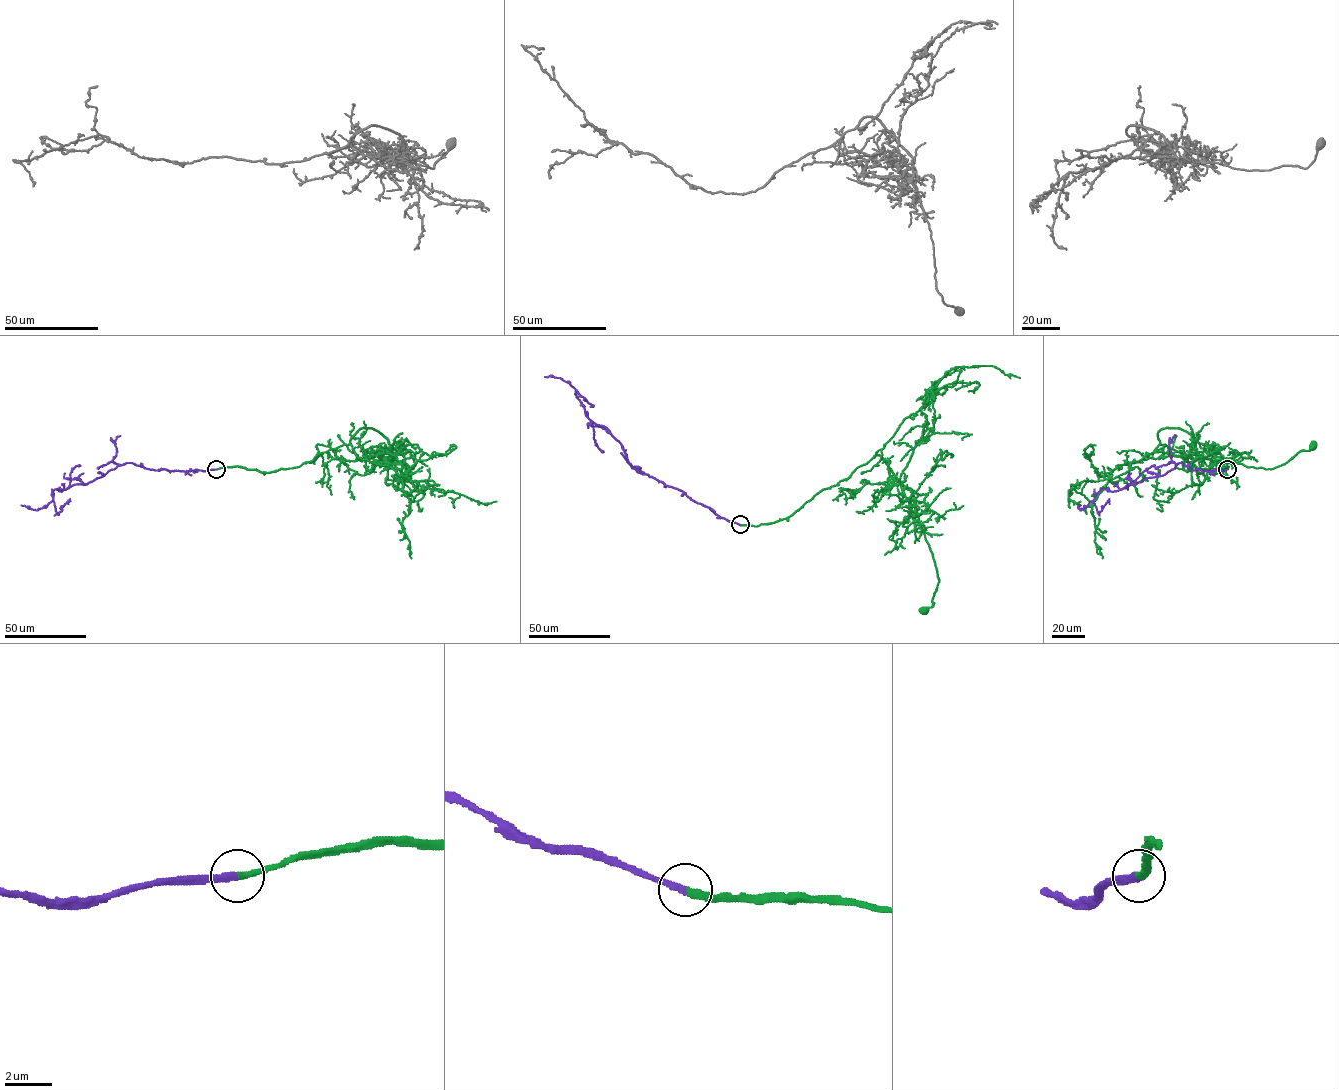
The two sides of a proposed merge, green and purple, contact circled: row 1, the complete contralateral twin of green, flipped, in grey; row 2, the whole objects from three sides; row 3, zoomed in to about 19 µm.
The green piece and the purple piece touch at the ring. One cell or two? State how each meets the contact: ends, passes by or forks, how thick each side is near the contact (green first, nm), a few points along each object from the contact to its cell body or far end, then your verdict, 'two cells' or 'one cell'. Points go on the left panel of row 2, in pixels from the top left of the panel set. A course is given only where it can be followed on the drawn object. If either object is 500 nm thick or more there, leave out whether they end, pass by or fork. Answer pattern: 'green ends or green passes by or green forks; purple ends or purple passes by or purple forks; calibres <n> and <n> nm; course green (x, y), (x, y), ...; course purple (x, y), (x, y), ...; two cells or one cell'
green ends; purple ends; calibres 280 and 260 nm; course green (216, 469), (299, 466), (348, 444), (362, 428), (383, 435), (392, 460), (412, 469), (401, 445); course purple (216, 469), (169, 471), (125, 463), (87, 484), (55, 489), (46, 506), (36, 510), (21, 505); one cell

